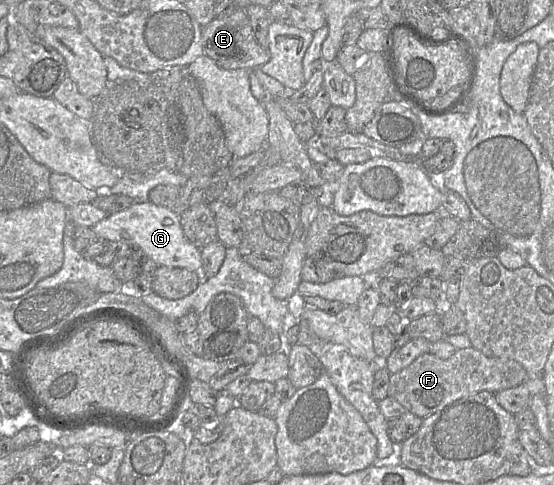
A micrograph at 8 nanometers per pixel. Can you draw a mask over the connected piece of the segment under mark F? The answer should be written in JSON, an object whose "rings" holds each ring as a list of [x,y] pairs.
{"rings":[[[471,346],[456,350],[447,359],[431,353],[422,354],[406,368],[391,374],[388,396],[398,401],[408,412],[423,419],[462,398],[482,391],[498,393],[520,386],[528,378],[519,362],[508,357],[489,357]]]}

